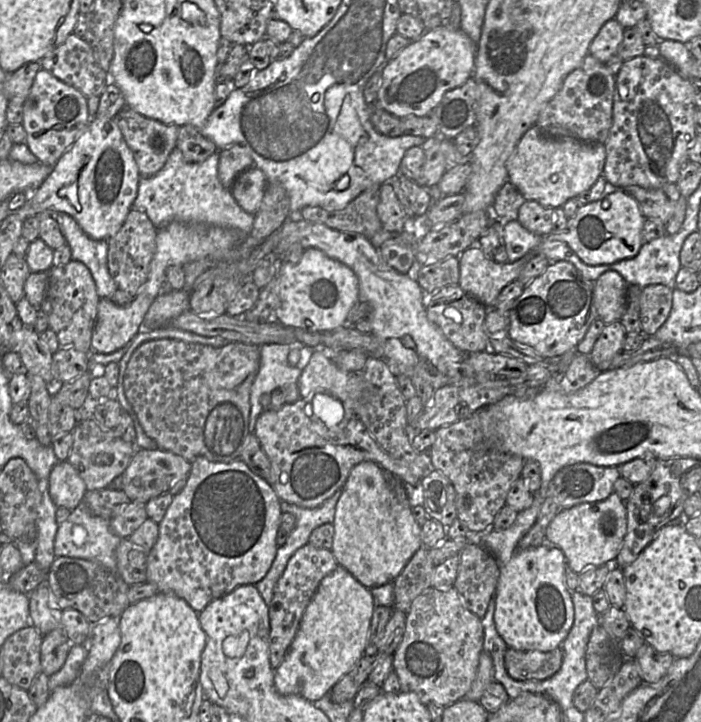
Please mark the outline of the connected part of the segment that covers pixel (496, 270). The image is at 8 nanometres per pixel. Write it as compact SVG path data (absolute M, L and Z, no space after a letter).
M473 245L459 256L458 285L488 309L493 309L502 289L516 280L524 266L536 255L538 251L532 250L513 263L497 263L487 257L478 245Z

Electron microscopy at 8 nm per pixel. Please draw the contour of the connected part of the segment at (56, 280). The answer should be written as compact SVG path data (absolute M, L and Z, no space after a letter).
M70 260L65 266L51 267L48 271L46 296L39 309L47 314L49 328L57 335L60 347L90 353L99 301L100 297L89 269L80 261Z

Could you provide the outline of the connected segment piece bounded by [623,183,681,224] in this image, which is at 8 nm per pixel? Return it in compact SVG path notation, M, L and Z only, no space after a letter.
M676 183L666 184L655 189L631 185L623 188L623 190L638 202L646 219L660 219L664 224L667 224L673 216L681 196Z

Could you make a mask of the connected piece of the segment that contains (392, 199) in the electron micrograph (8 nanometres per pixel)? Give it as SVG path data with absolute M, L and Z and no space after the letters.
M390 182L380 185L380 200L377 206L377 214L384 230L392 234L399 234L404 230L408 217Z

